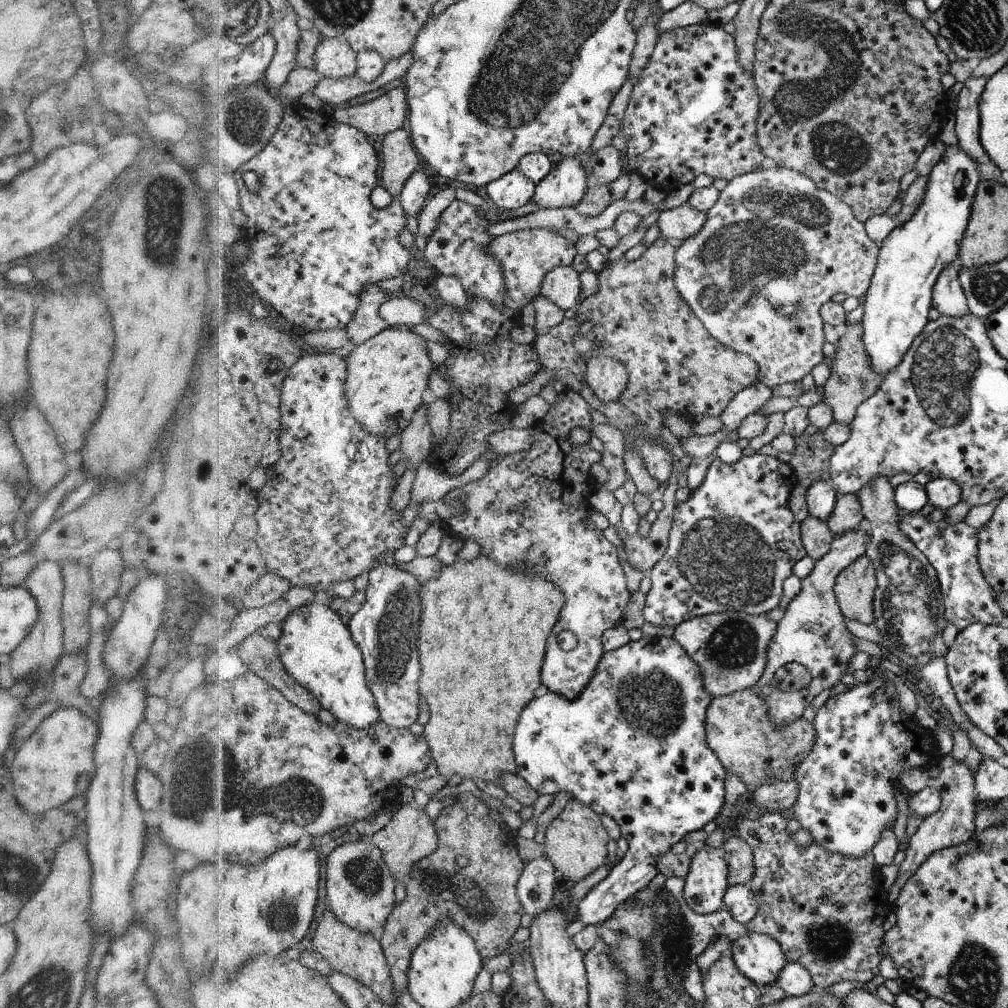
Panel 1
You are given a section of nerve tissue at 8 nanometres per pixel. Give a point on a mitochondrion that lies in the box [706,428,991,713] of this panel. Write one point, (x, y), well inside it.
(909, 606)

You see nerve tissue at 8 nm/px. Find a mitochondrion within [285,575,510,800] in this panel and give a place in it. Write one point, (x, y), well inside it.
(395, 639)

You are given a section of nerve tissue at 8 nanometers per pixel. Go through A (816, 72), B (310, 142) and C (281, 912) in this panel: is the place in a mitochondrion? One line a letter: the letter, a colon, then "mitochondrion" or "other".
A: mitochondrion
B: other
C: mitochondrion

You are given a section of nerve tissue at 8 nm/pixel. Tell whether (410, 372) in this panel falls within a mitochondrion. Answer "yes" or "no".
no

